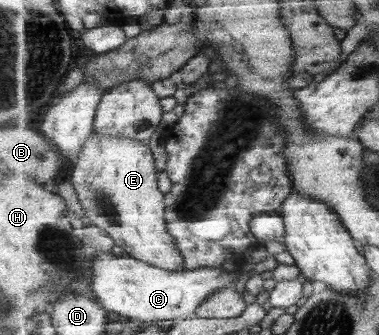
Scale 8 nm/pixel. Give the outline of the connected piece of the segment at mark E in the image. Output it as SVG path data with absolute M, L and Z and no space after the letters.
M96 132L86 142L82 153L72 163L72 167L70 180L75 184L76 194L85 208L85 216L92 225L105 230L132 258L170 272L185 269L185 258L177 240L169 231L166 220L166 194L160 192L158 188L157 161L149 145L133 138L114 138Z

